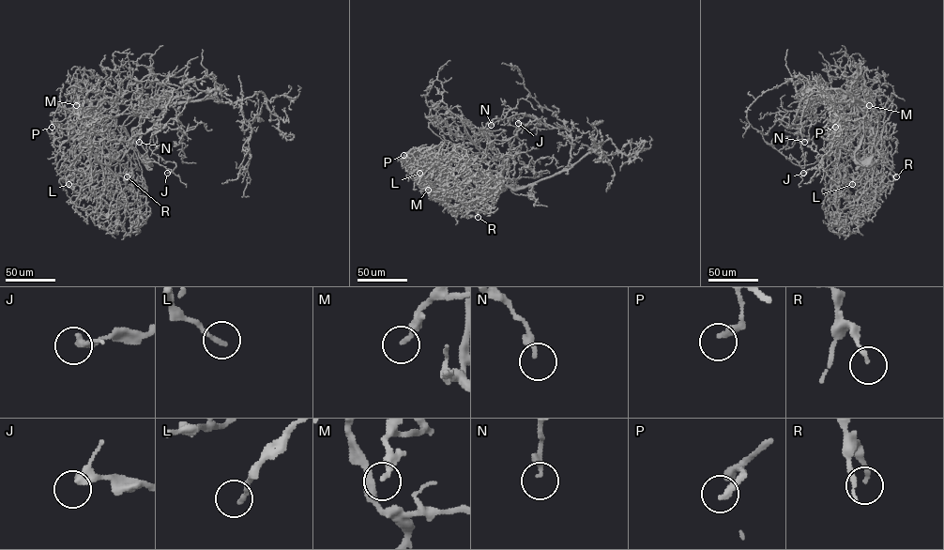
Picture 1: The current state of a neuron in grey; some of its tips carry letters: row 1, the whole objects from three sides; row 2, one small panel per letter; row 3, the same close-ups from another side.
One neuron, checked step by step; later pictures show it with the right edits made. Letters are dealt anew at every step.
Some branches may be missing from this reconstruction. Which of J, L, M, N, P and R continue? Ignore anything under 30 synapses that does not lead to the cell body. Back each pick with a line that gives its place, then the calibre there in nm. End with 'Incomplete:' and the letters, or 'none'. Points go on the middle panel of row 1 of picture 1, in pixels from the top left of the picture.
Incomplete: none

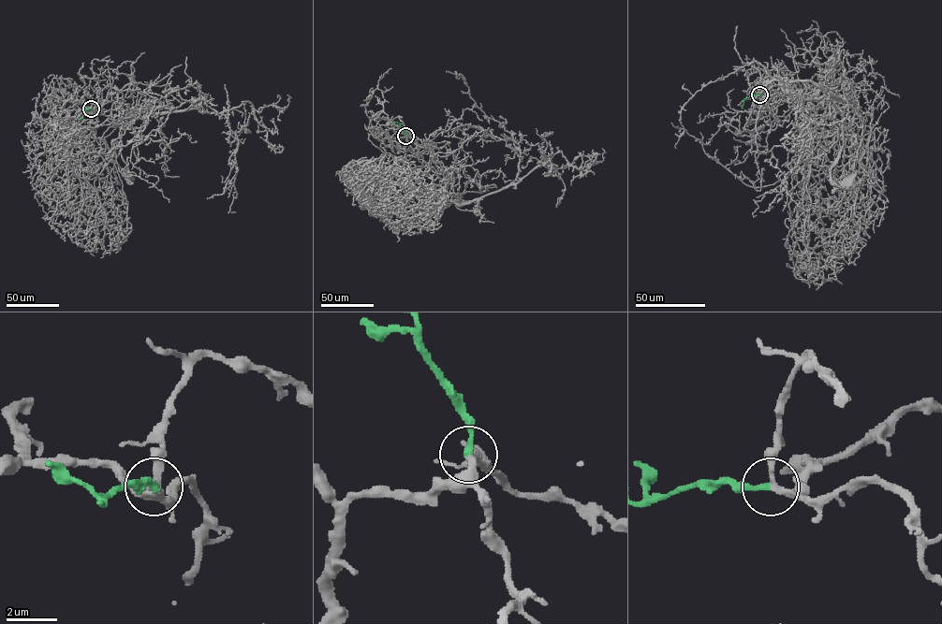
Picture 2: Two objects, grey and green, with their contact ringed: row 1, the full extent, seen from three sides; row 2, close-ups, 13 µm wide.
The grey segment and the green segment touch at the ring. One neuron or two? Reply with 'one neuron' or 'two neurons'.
one neuron

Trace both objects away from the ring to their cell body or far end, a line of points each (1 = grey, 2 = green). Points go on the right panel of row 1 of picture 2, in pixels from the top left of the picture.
1: (760, 94), (828, 103), (827, 85), (844, 113), (831, 179), (850, 182)
2: (760, 94), (747, 97), (741, 108)

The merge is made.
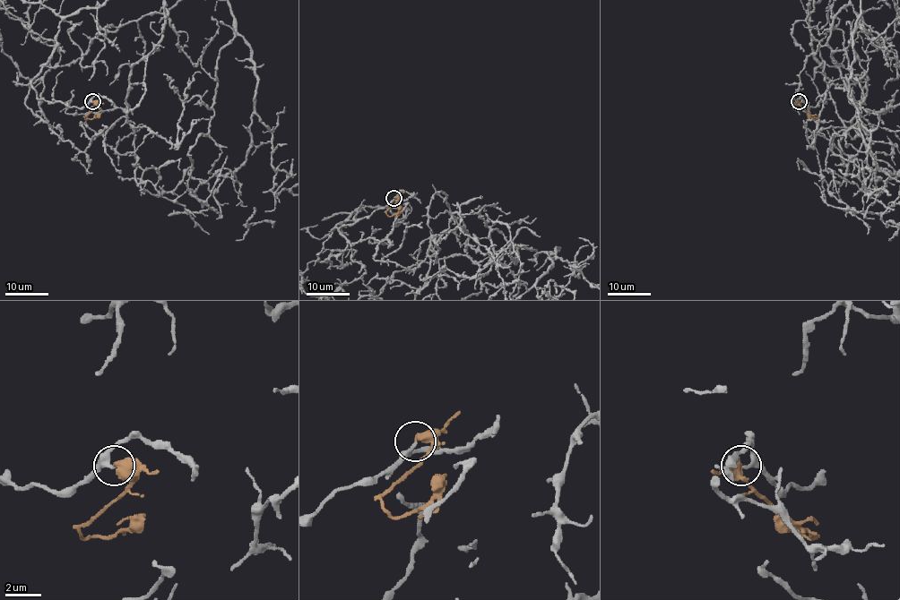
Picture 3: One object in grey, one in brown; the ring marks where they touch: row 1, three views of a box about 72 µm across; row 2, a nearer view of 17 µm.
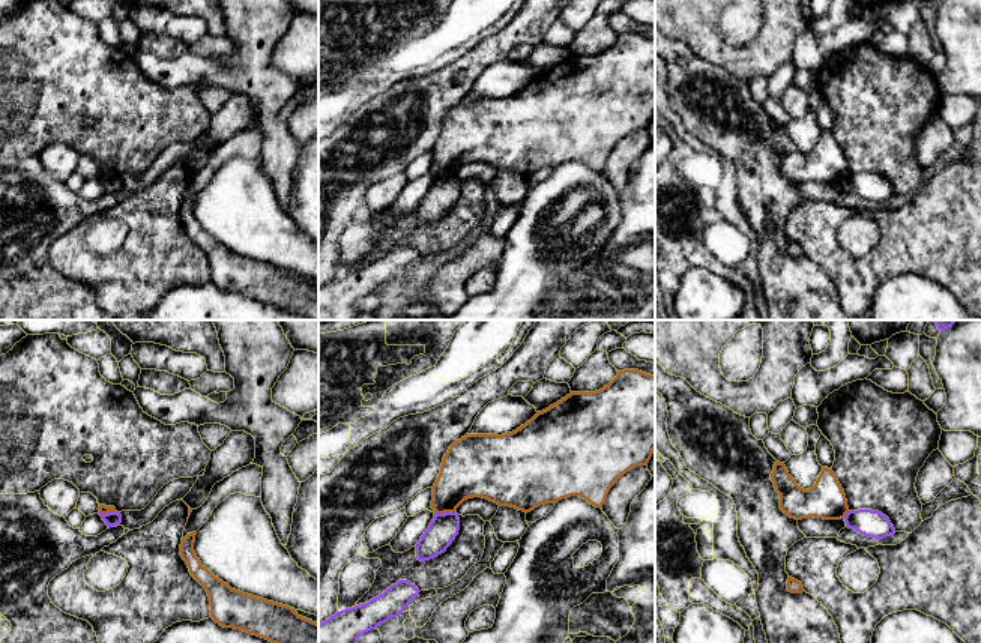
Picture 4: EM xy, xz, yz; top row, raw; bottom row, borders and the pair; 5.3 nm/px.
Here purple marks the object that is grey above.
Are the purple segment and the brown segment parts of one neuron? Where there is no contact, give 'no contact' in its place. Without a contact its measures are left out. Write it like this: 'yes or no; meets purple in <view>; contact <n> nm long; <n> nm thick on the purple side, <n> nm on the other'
no; meets purple in xz; contact 100 nm long; 160 nm thick on the purple side, 280 nm on the other

